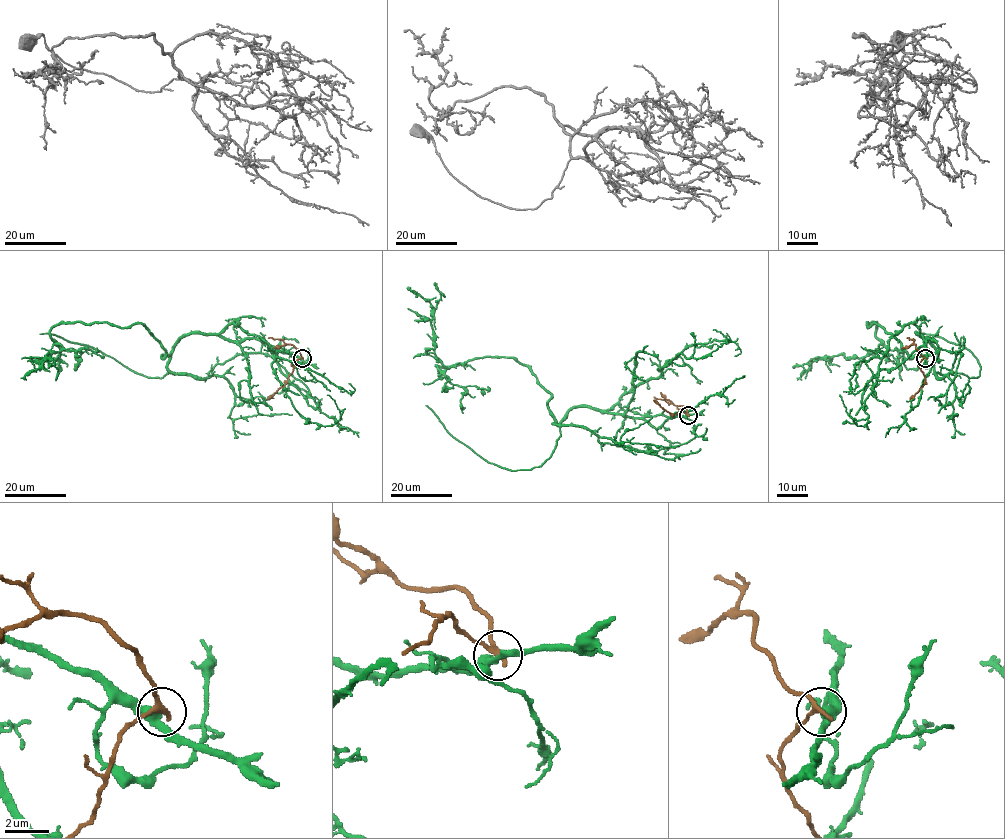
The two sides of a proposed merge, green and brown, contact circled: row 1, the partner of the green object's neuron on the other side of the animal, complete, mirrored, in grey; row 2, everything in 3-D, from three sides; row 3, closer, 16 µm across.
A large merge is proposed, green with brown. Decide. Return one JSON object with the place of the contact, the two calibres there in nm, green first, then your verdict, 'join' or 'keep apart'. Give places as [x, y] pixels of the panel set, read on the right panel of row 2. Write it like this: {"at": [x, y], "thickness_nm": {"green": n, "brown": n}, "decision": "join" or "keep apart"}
{"at": [925, 358], "thickness_nm": {"green": 360, "brown": 220}, "decision": "keep apart"}

